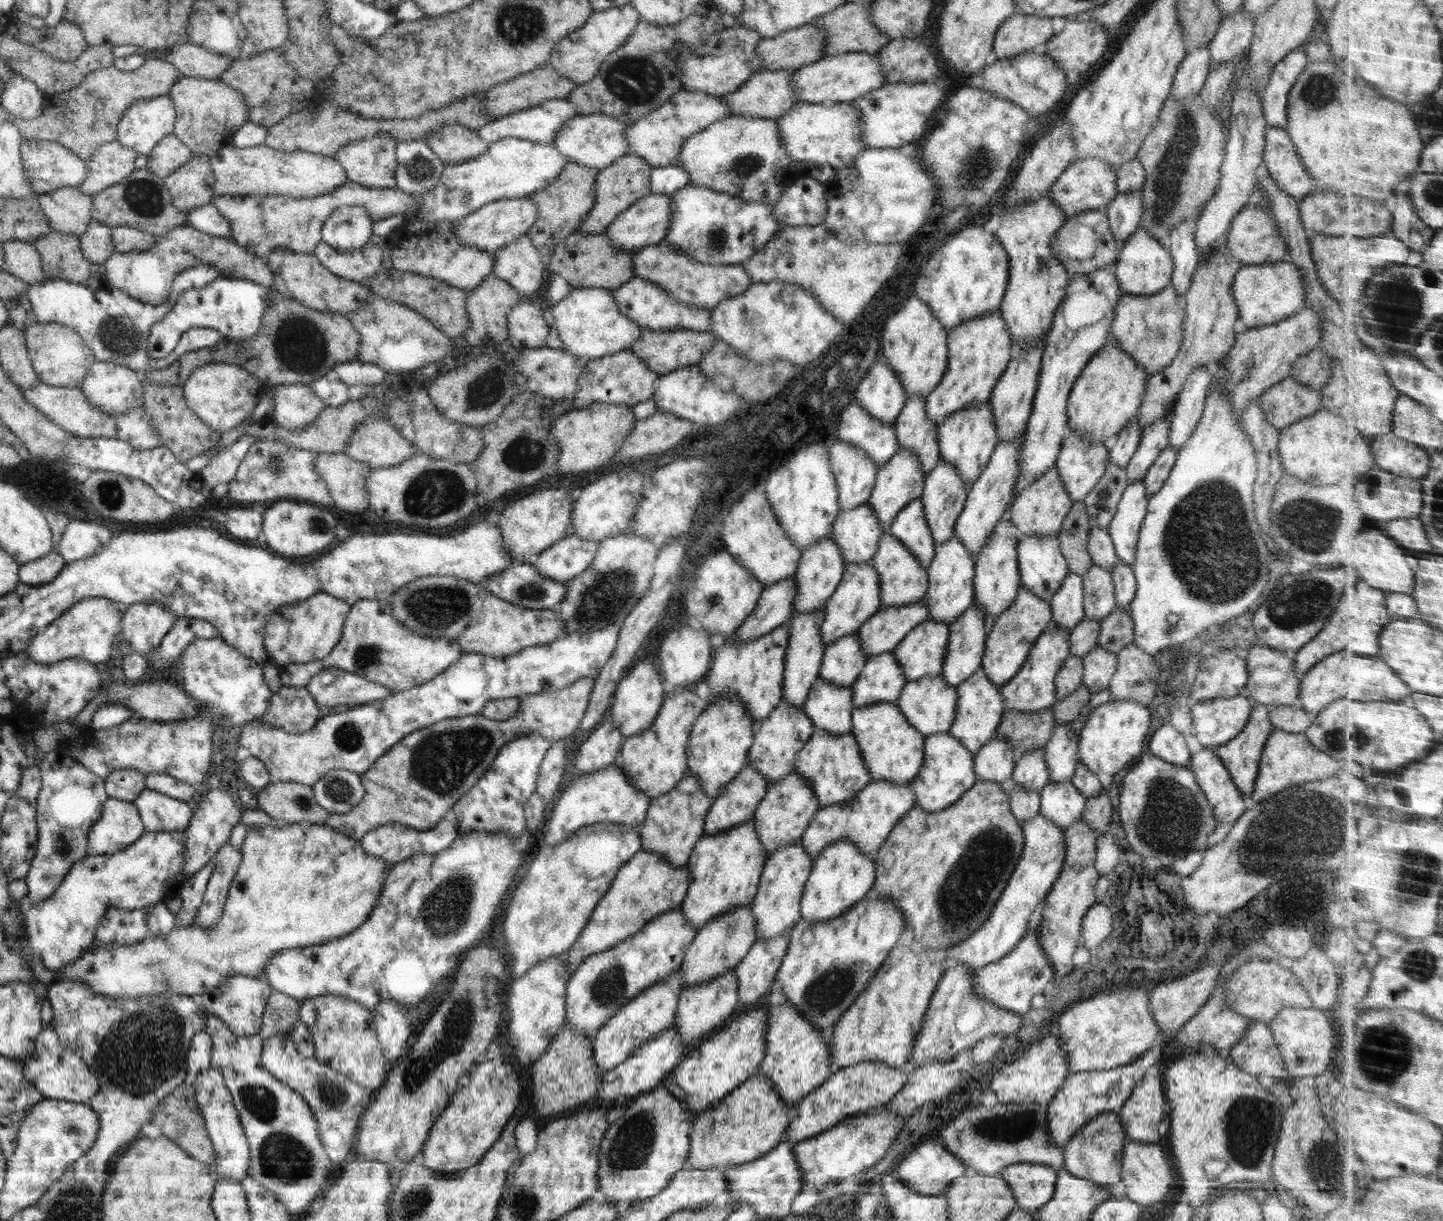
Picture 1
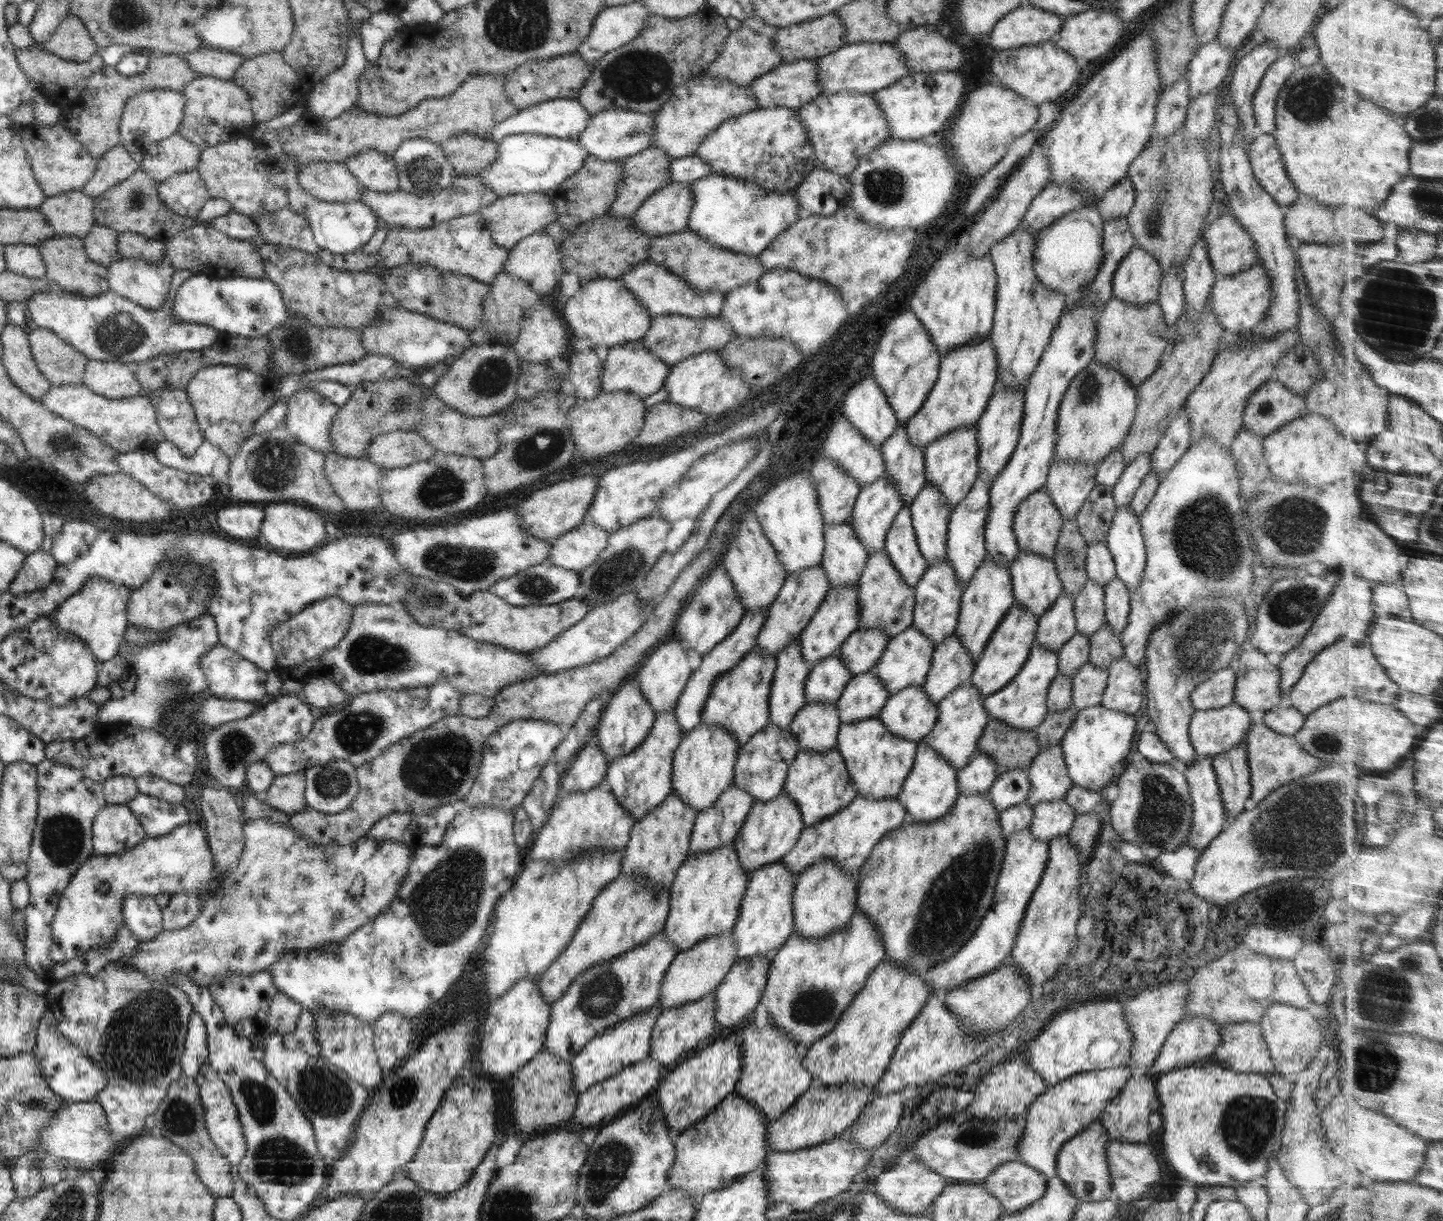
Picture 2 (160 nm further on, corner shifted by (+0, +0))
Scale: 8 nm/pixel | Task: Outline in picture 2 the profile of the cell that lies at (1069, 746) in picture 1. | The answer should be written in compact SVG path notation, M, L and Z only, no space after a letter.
M1059 744L1040 751L1027 773L1031 789L1025 801L1032 807L1039 802L1063 798L1073 785L1072 779L1068 776L1062 747Z

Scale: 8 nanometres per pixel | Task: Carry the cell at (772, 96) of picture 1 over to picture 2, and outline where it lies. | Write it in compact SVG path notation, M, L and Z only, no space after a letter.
M800 59L789 63L783 62L774 70L754 79L754 82L747 86L748 94L750 97L754 97L758 109L778 107L796 111L822 93L816 74L817 61L817 59Z

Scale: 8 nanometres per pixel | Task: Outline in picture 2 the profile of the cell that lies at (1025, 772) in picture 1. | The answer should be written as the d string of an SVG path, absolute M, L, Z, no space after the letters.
M1017 768L999 774L988 793L996 810L1003 811L1024 802L1030 794L1030 789L1027 770Z

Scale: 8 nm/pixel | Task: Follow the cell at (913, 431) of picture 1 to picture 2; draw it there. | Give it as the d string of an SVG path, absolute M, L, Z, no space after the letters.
M900 422L894 434L884 441L881 453L885 476L893 480L900 491L903 506L909 506L927 484L927 480L923 448L909 443L905 424L906 422Z

